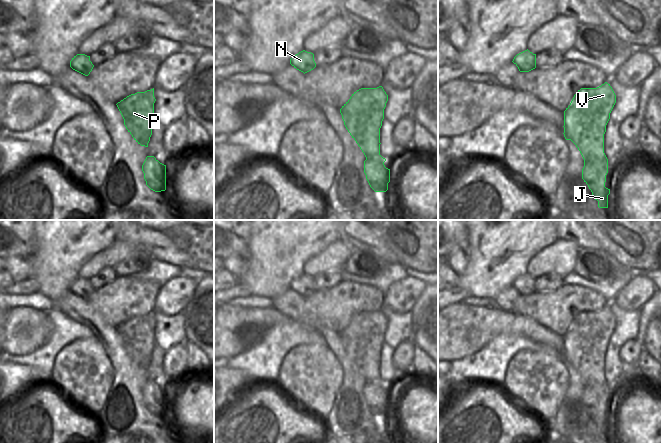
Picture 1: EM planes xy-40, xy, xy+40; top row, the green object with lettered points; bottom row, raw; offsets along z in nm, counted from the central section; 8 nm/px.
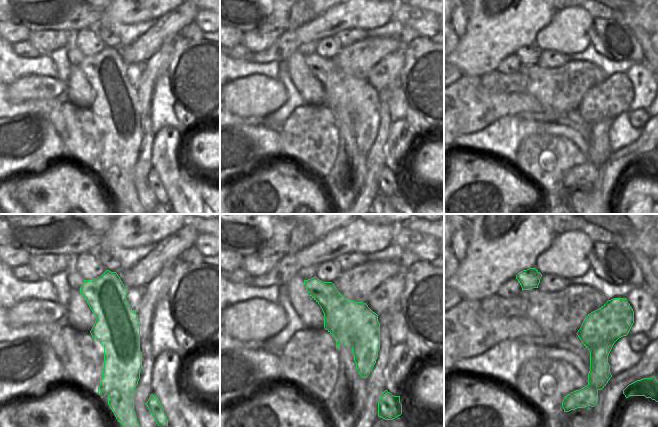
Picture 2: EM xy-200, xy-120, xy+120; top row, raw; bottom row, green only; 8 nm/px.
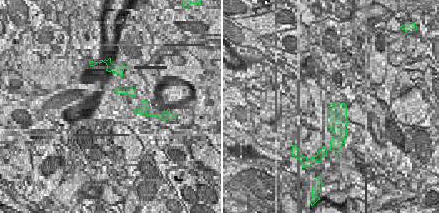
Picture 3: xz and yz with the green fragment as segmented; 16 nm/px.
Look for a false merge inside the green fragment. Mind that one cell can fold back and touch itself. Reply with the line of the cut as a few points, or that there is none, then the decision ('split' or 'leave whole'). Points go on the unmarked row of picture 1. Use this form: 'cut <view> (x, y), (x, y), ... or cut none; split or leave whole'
cut xy+40 (584, 385), (592, 384), (601, 394), (607, 392); split

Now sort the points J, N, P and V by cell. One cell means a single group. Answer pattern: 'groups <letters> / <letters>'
groups J / N P V

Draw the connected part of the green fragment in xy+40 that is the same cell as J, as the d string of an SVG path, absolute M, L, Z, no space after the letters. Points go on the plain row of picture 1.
M593 384L584 386L582 393L582 403L592 416L592 421L598 425L599 432L608 432L608 419L610 413L605 411L608 392L602 395Z

